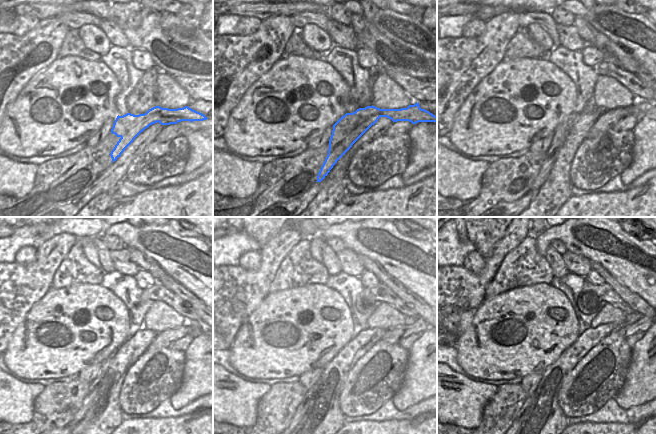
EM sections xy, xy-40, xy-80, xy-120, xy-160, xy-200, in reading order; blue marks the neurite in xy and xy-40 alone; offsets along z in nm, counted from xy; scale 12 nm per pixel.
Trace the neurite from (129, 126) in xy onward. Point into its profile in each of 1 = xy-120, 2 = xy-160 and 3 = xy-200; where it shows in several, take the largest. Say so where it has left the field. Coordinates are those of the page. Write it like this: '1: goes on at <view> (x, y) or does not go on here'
1: goes on at xy-120 (80, 414)
2: goes on at xy-160 (302, 408)
3: goes on at xy-200 (526, 404)

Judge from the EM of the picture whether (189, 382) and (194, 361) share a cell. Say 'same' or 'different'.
same

